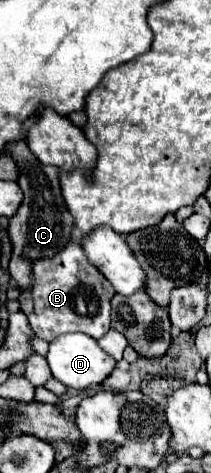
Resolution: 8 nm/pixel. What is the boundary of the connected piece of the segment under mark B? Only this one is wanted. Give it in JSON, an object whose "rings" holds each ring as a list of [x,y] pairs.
{"rings":[[[73,238],[65,244],[65,250],[53,258],[39,258],[31,266],[33,286],[29,288],[33,298],[33,312],[29,314],[31,330],[51,342],[59,334],[83,332],[99,340],[111,330],[111,296],[115,294],[111,282],[85,258],[81,244]]]}

